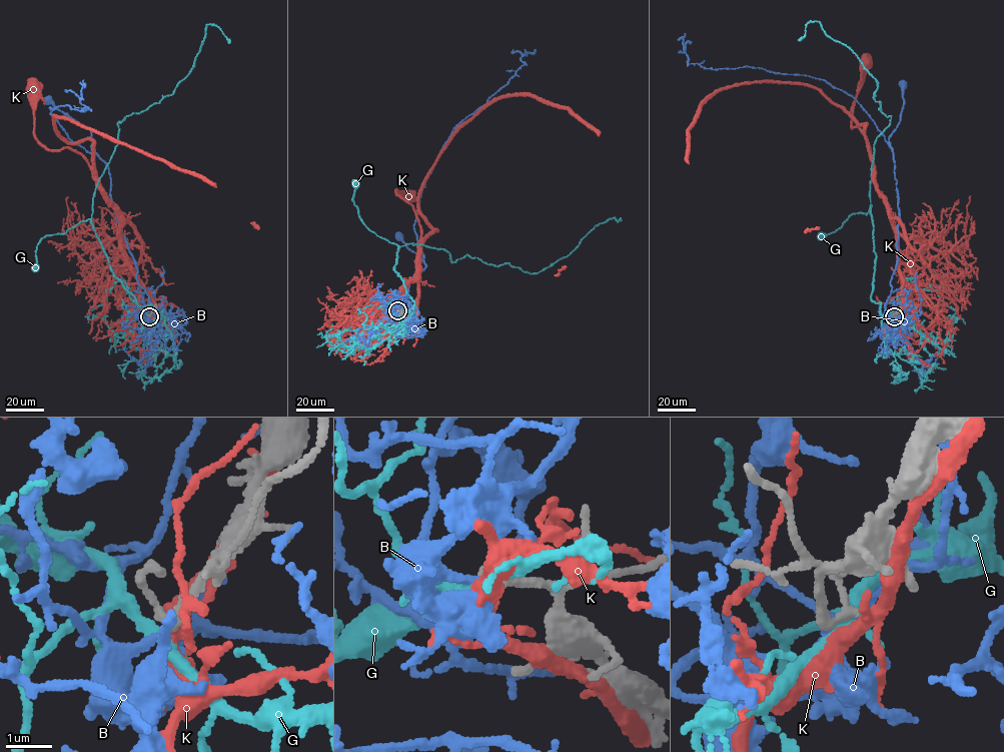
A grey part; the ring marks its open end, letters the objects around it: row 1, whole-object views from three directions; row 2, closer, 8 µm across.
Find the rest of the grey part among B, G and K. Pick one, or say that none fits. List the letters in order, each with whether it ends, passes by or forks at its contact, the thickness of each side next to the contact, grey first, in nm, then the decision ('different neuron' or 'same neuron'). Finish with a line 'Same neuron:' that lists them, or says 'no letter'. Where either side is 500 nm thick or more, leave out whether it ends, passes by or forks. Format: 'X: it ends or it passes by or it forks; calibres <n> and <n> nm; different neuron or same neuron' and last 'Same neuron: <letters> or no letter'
B: it ends; calibres 180 and 160 nm; same neuron
G: it passes by; calibres 180 and 260 nm; different neuron
K: it forks; calibres 180 and 300 nm; different neuron
Same neuron: B

